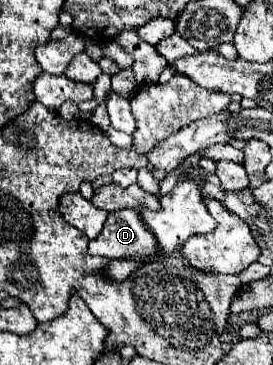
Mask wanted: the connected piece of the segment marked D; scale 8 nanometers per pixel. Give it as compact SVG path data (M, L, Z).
M126 208L118 212L110 212L104 222L102 232L88 246L92 256L106 258L132 258L132 260L164 260L164 252L150 232L150 228L142 222L138 210Z

